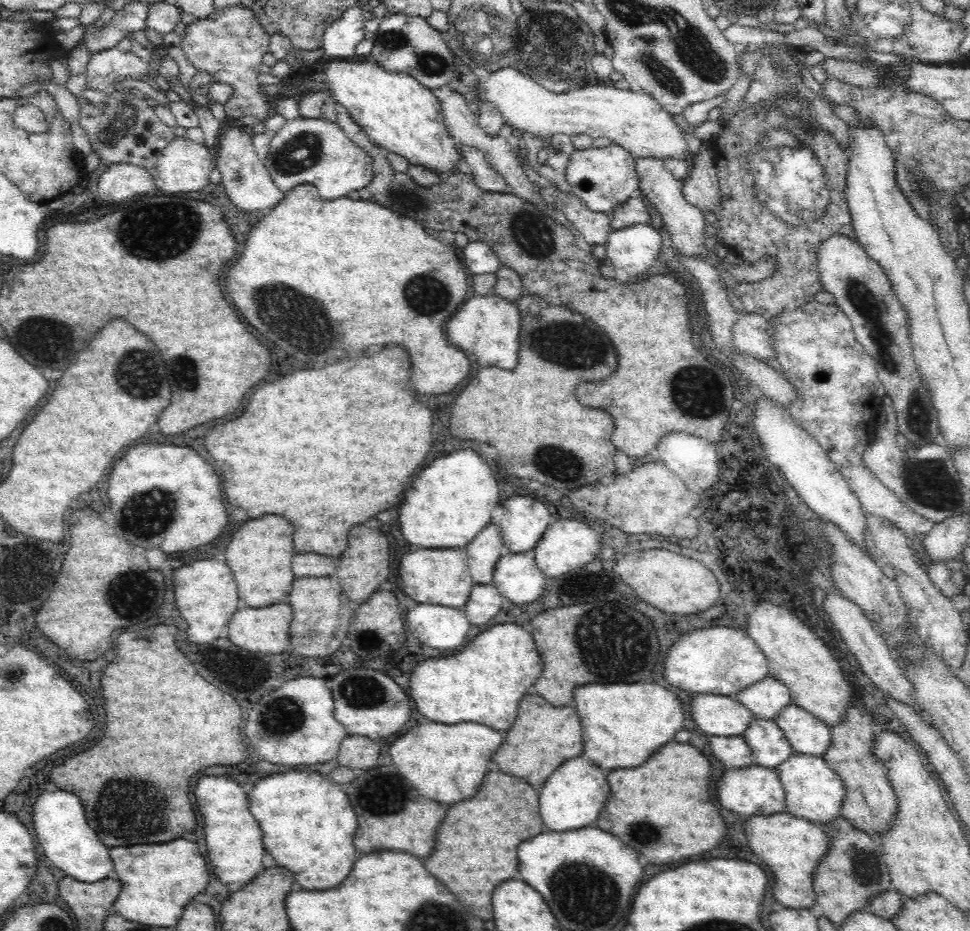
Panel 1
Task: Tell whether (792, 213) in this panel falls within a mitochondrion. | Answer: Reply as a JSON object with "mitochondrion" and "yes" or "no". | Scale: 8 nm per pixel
{"mitochondrion":"yes"}

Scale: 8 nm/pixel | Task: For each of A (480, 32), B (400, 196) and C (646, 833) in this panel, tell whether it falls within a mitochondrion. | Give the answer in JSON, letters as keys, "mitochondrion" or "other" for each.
{"A":"mitochondrion","B":"mitochondrion","C":"mitochondrion"}

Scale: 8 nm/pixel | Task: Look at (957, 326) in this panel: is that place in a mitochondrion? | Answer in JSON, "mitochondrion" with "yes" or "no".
{"mitochondrion":"no"}

